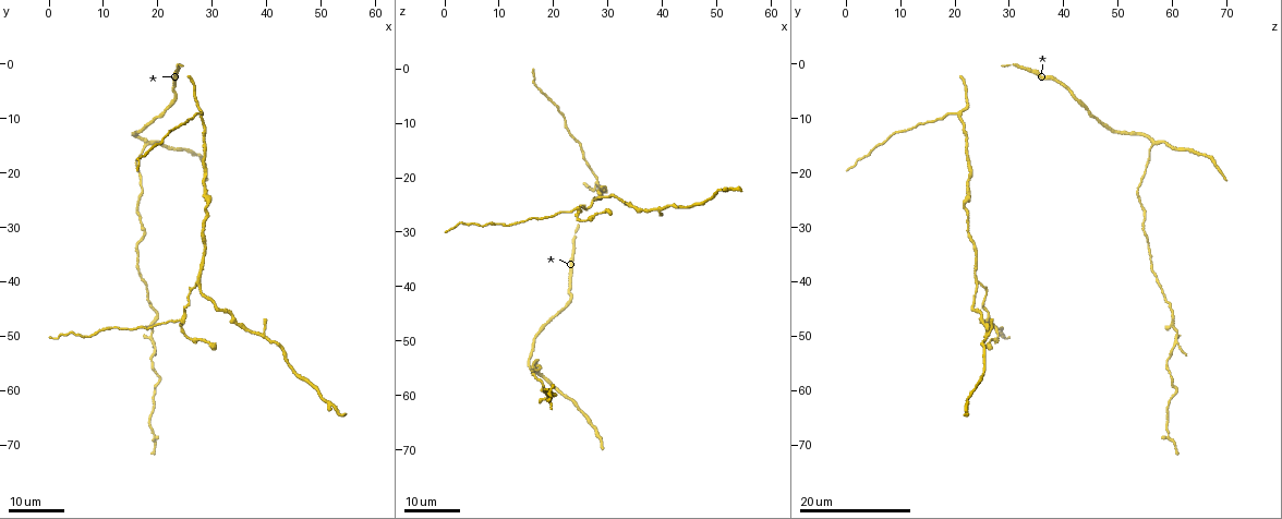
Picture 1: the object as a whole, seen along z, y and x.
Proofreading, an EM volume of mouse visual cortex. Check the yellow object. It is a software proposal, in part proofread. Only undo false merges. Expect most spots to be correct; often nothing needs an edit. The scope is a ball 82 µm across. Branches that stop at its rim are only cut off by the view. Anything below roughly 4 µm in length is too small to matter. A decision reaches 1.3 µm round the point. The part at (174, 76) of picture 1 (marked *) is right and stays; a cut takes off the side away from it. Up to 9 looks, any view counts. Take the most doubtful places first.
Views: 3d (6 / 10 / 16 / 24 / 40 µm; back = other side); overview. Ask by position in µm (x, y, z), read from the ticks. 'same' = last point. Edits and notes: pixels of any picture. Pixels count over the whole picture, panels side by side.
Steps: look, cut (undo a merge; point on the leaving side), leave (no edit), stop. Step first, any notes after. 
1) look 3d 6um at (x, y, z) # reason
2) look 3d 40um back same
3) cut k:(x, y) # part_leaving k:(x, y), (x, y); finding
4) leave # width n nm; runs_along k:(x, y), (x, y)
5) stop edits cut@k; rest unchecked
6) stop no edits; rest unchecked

look 3d 16um at (25.0, 47.0, 26.0)

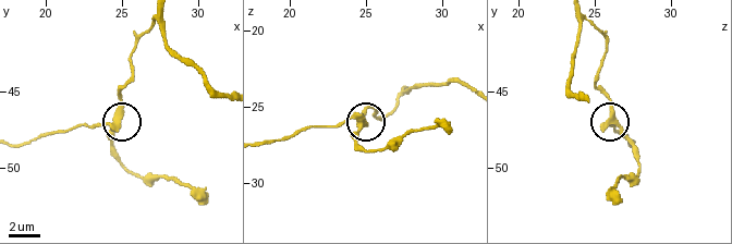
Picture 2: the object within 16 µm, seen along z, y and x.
look 3d 6um at (24.8, 46.8, 26.0)

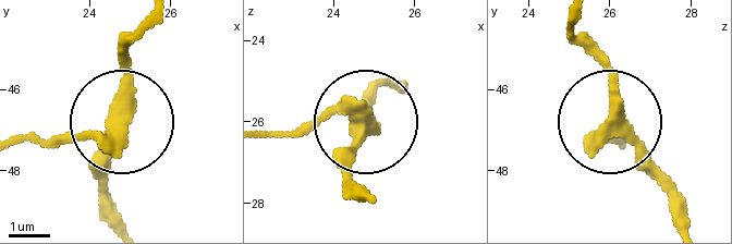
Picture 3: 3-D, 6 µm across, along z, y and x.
cut 3:(58, 142) # width 360 nm; part_leaving 3:(109, 144), (81, 134), (19, 144); a second neuron is stuck on

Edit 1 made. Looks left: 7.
look 3d 16um at (27.5, 40.5, 24.0) # three arms meet

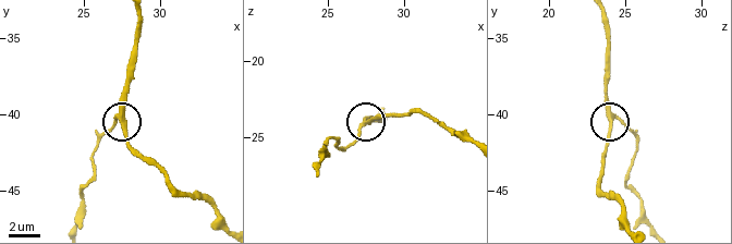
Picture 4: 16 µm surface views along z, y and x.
look 3d 10um at (27.6, 40.4, 24.2)

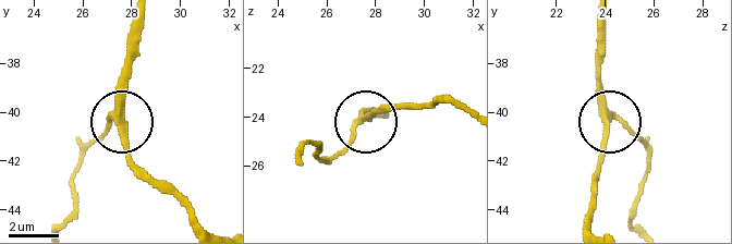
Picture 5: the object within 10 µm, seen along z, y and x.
leave # width 260 nm; runs_along 5:(142, 23), (123, 117), (87, 151); continuous, no second neuron

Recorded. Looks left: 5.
look overview

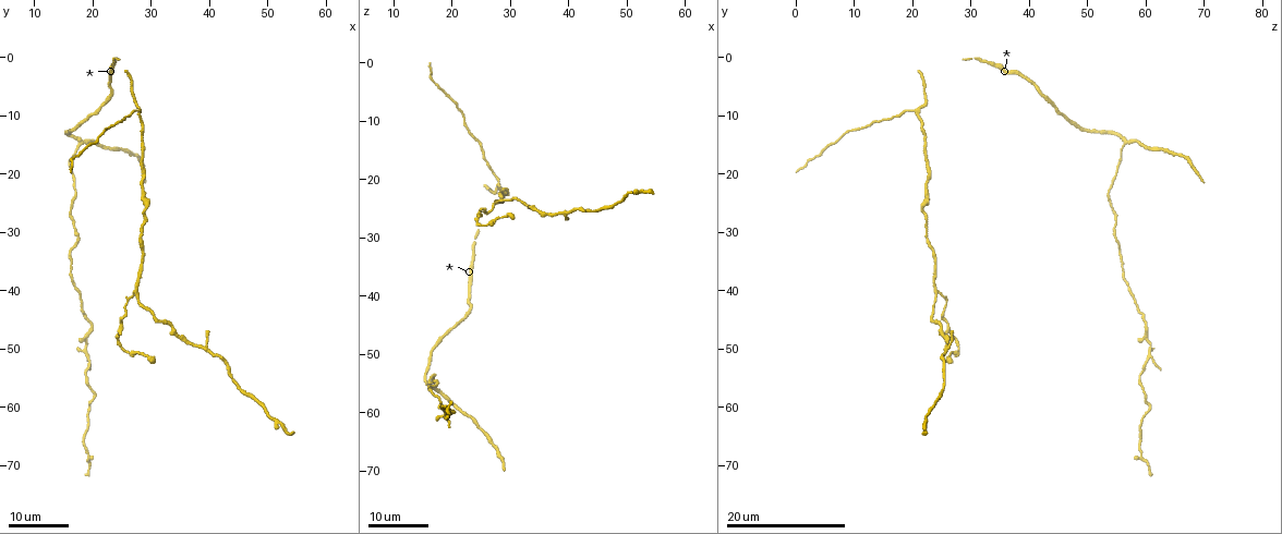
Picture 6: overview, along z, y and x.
look 3d 24um at (17.5, 14.5, 56.0) # three-way junction

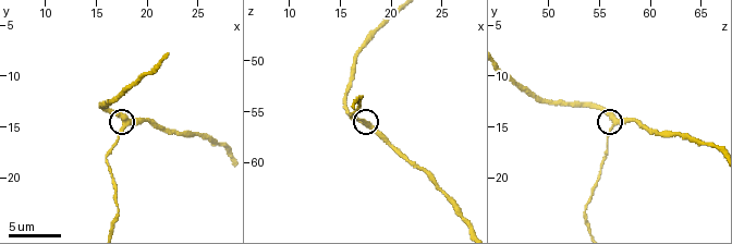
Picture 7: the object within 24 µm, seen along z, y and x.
look 3d 6um at (17.6, 14.8, 56.2)

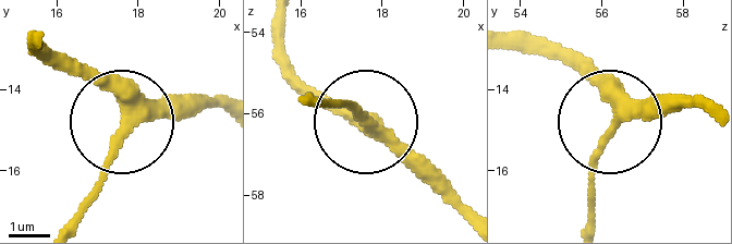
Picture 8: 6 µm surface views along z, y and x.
leave # arms 3; runs_along 8:(40, 40), (127, 120), (194, 106); continuous, no second neuron

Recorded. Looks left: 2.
look 3d 16um at (28.0, 9.0, 21.0) # three-way junction

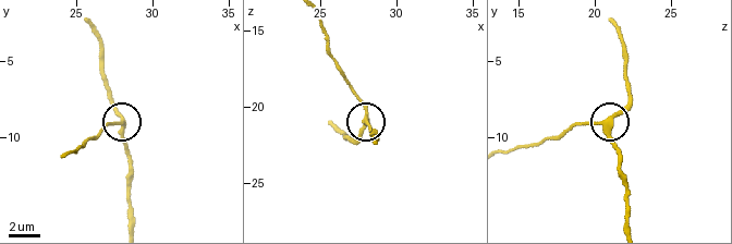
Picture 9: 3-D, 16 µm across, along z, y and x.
look 3d 10um at (28.2, 9.4, 20.8) # closer look

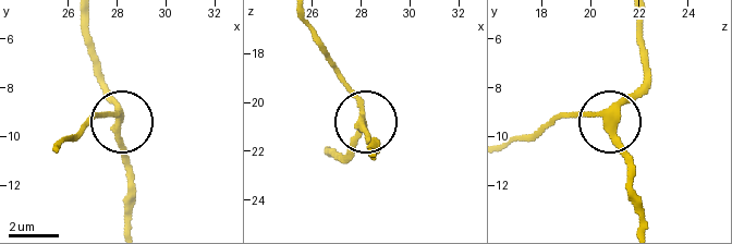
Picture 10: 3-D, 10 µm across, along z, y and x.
leave # side_arm 29 um; arms 3; all the same neuron

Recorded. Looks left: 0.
stop edits cut@3; rest unchecked

